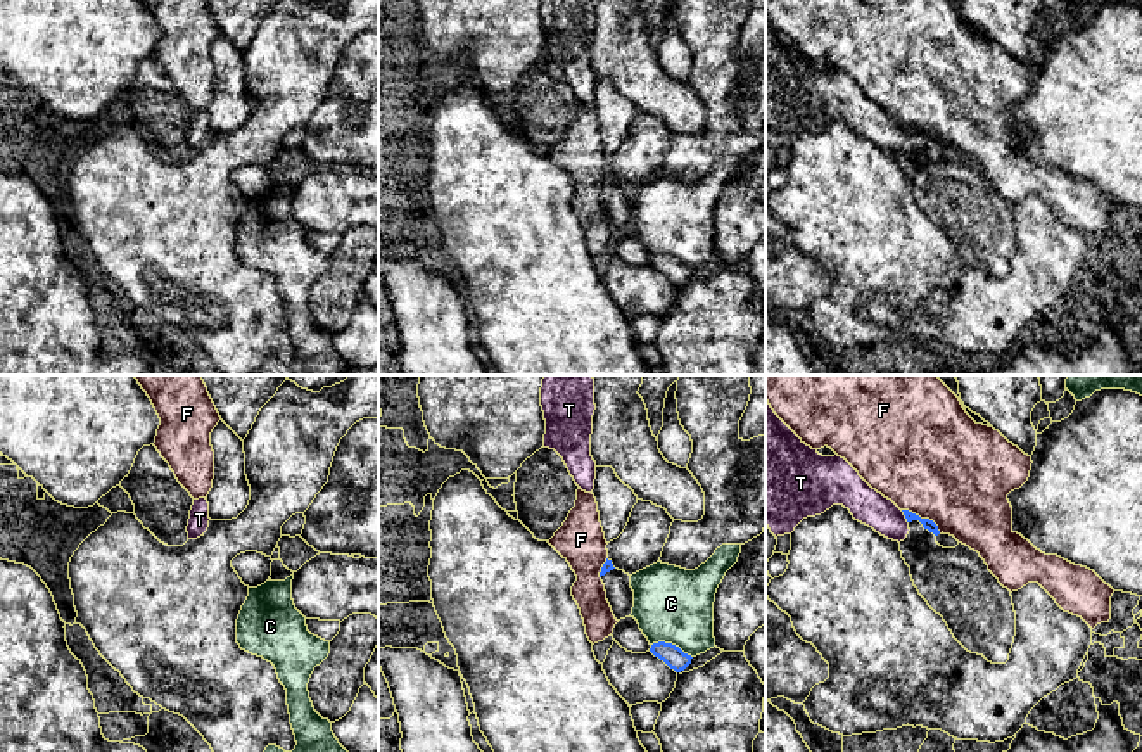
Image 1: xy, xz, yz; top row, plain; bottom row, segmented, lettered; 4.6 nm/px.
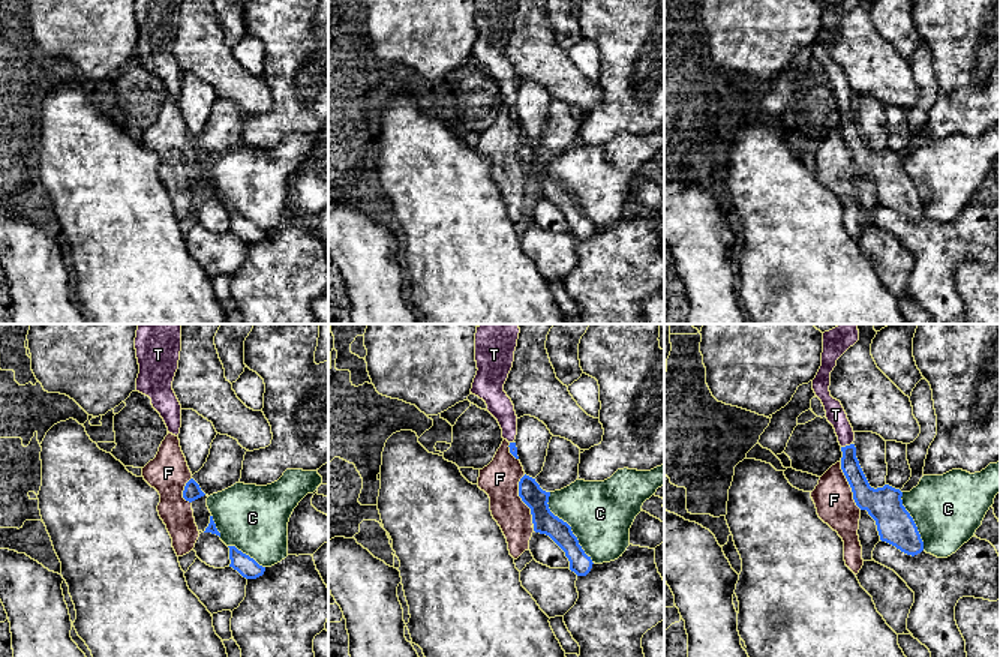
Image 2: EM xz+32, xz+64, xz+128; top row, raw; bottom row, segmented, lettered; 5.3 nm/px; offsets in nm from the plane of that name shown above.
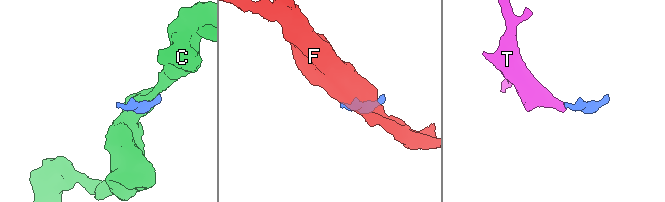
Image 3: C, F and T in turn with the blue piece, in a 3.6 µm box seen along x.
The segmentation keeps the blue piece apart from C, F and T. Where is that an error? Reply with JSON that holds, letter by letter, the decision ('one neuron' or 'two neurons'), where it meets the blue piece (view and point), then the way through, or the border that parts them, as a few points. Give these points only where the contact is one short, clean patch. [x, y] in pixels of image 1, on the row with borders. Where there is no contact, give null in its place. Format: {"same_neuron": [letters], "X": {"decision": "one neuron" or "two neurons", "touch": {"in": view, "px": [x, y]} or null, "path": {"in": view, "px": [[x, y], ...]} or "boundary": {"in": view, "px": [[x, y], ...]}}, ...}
{"same_neuron": ["T"], "C": {"decision": "two neurons", "touch": {"in": "xz", "px": [671, 643]}}, "F": {"decision": "two neurons", "touch": {"in": "yz", "px": [923, 519]}, "boundary": {"in": "yz", "px": [[902, 509], [928, 517], [940, 533]]}}, "T": {"decision": "one neuron", "touch": {"in": "yz", "px": [906, 517]}, "path": {"in": "yz", "px": [[928, 524], [918, 517], [906, 517], [885, 517], [869, 507]]}}}

